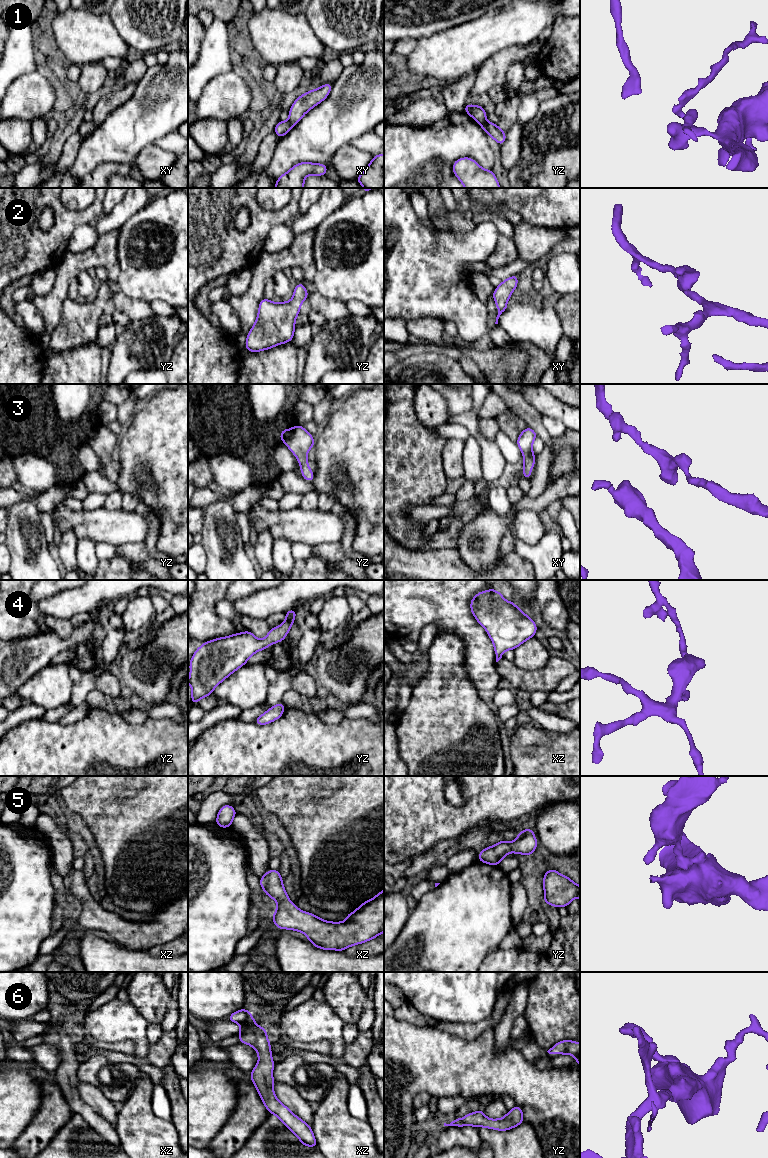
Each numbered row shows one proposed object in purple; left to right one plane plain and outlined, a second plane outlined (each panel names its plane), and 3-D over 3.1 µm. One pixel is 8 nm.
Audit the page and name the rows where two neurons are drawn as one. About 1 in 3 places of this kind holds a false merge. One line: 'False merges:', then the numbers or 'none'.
False merges: 1

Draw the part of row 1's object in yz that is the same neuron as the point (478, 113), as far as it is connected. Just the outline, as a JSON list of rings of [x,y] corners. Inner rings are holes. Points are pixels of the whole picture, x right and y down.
[[[465,104],[464,112],[469,114],[479,124],[484,124],[486,120],[486,110],[479,105]]]

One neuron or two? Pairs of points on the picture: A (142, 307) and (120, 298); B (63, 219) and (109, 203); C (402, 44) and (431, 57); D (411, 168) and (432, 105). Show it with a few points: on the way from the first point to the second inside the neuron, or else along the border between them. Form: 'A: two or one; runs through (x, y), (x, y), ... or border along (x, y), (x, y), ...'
A: one; runs through (137, 307), (128, 306), (125, 303)
B: two; border along (104, 198), (102, 213)
C: two; border along (418, 40), (414, 49), (407, 57)
D: two; border along (446, 114), (424, 126), (401, 125)

